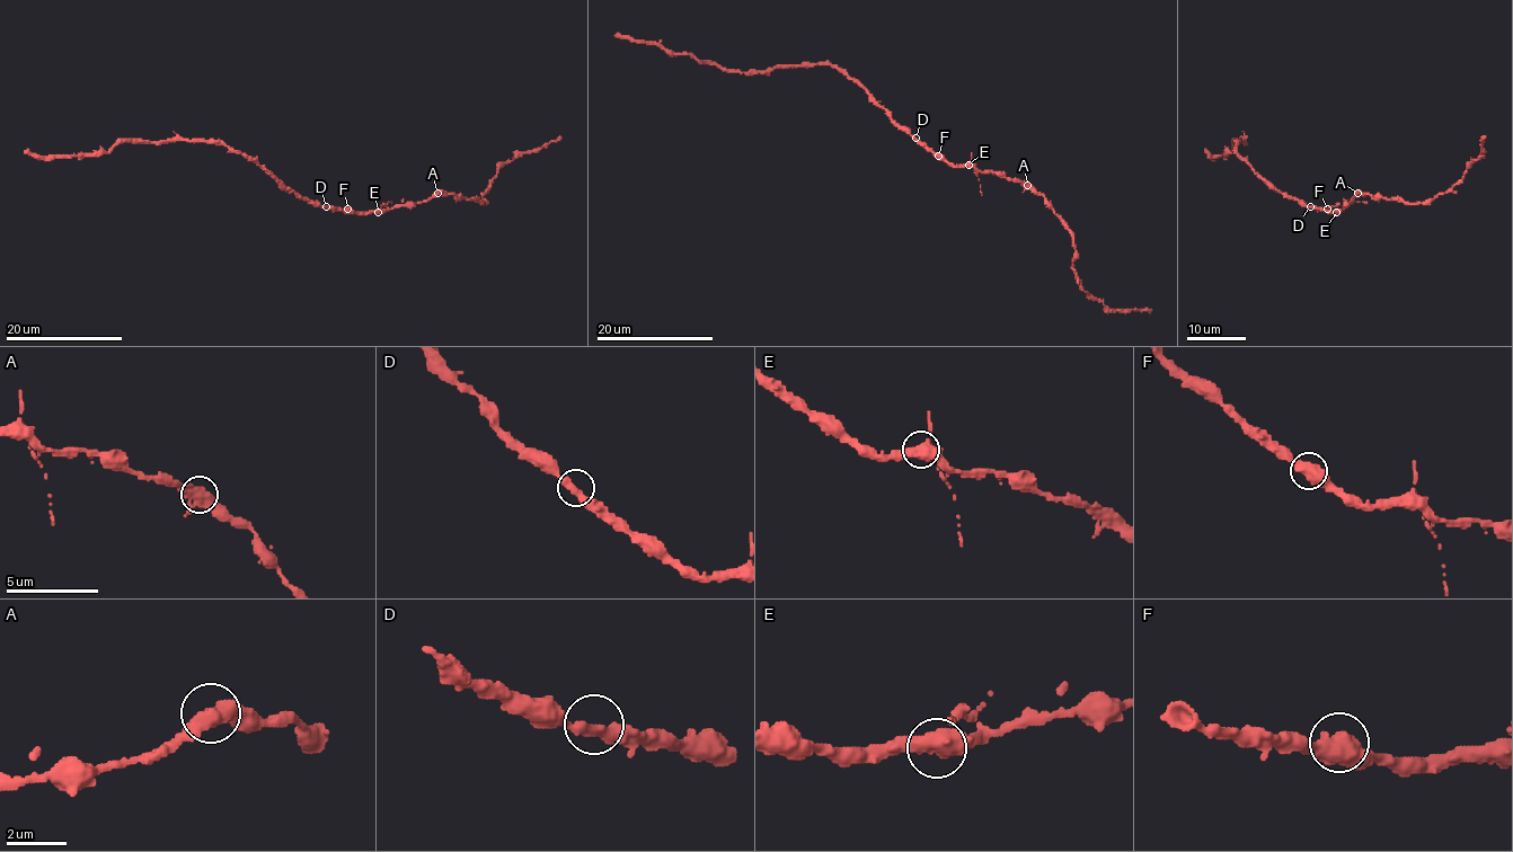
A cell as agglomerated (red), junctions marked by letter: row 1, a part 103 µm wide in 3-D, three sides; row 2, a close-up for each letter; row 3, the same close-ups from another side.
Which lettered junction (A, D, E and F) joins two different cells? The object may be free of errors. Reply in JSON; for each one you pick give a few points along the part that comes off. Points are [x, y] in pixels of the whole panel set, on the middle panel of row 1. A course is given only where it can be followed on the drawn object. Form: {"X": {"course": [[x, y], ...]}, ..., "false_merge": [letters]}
{"false_merge": []}

